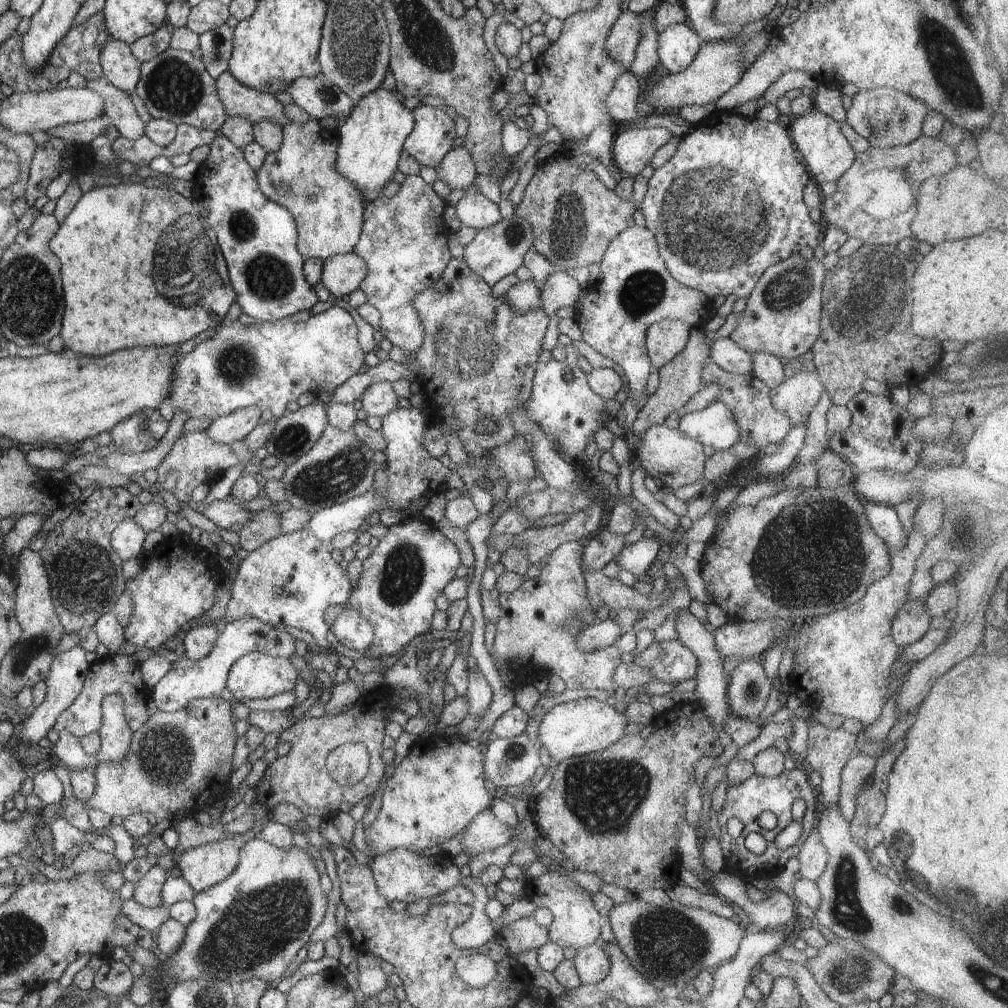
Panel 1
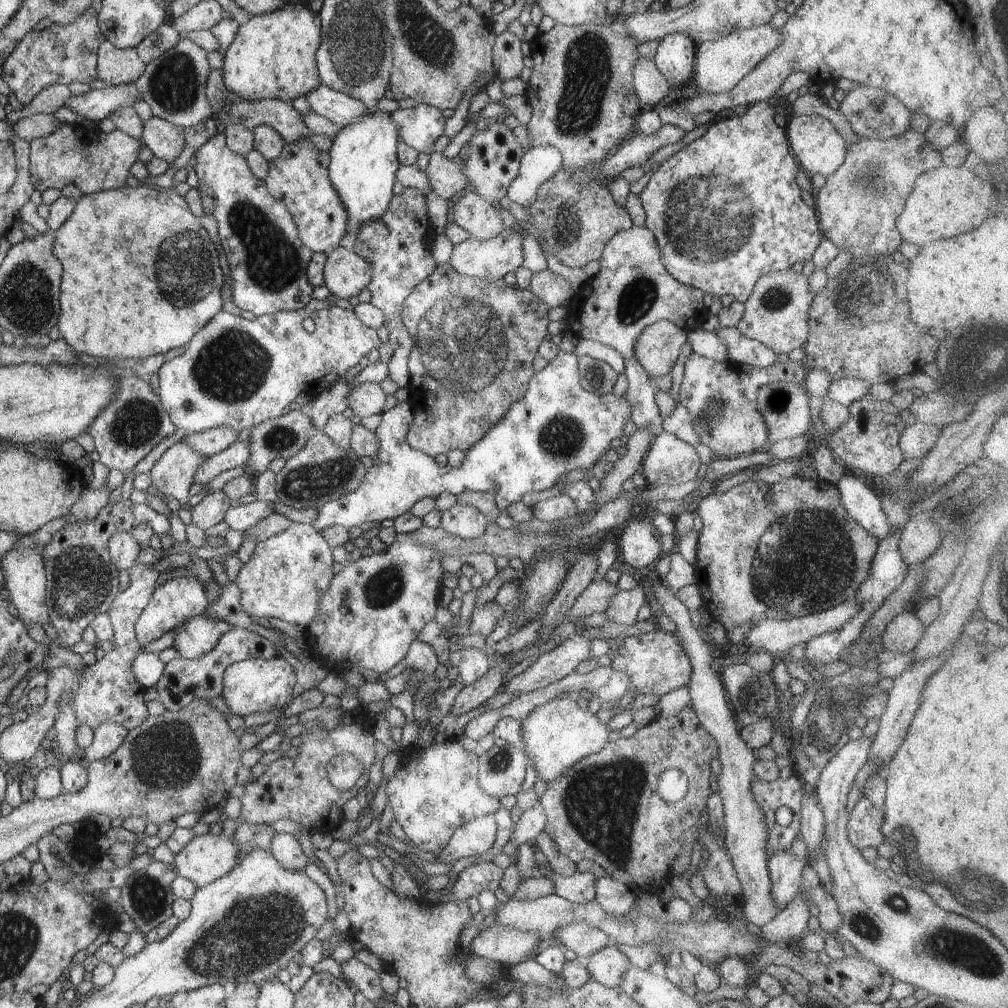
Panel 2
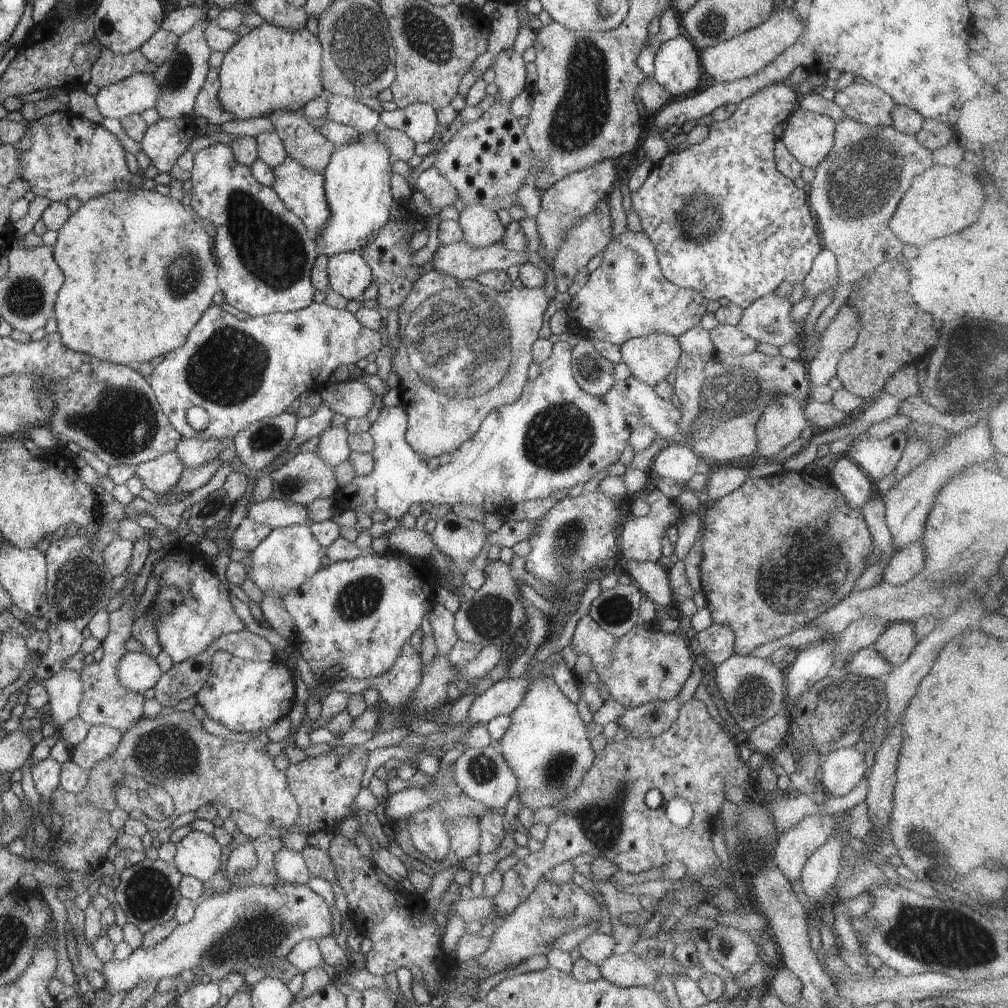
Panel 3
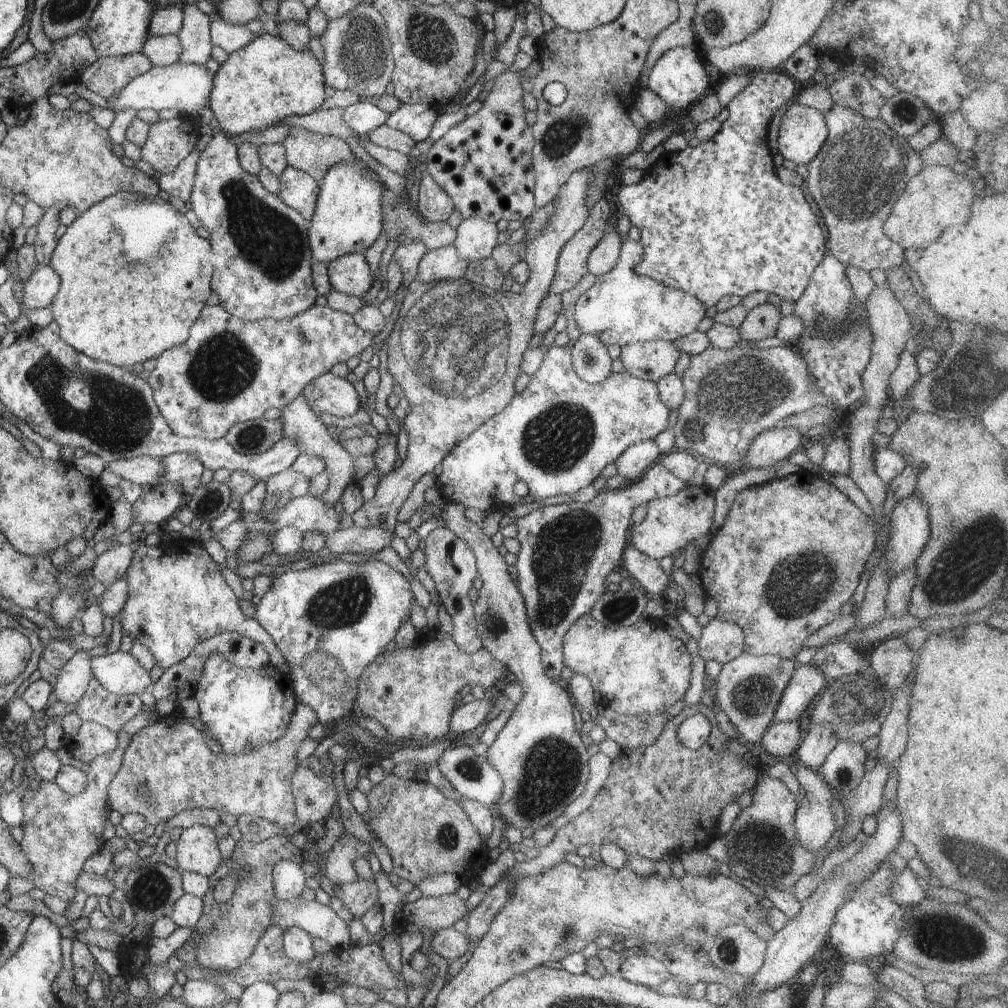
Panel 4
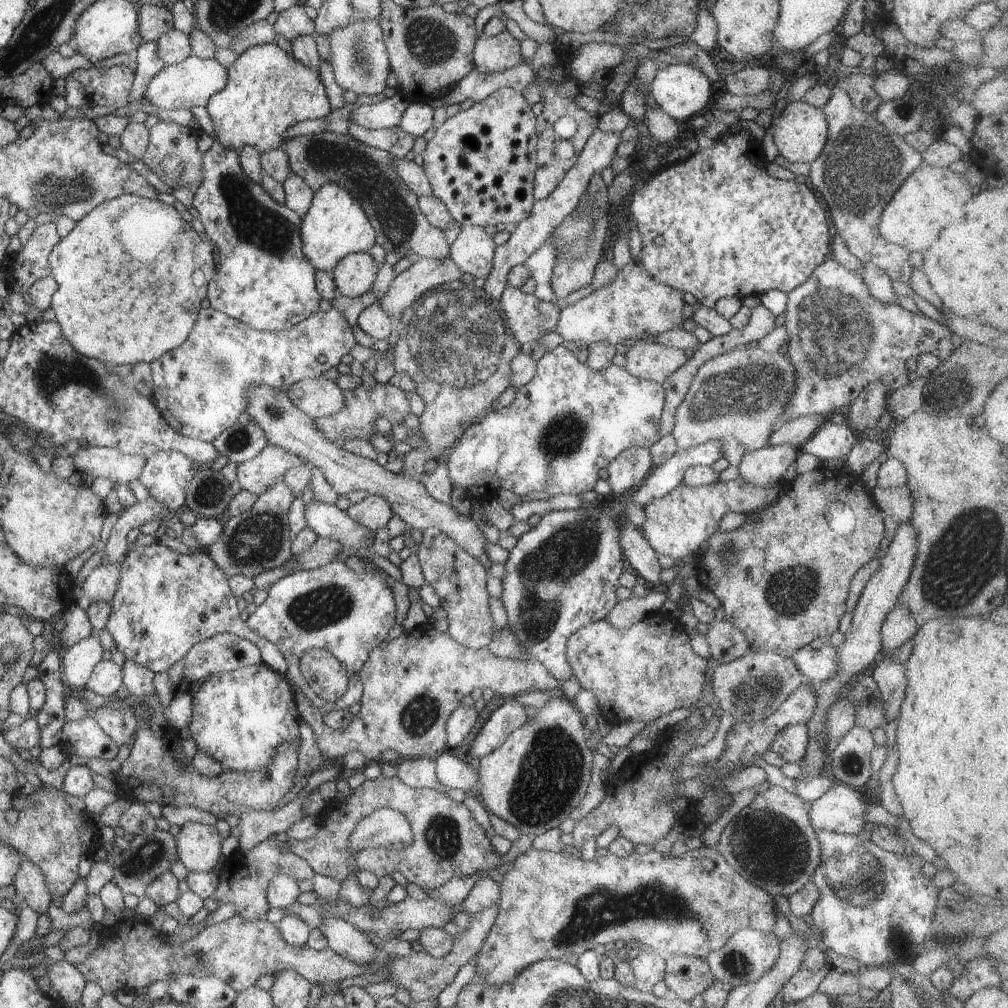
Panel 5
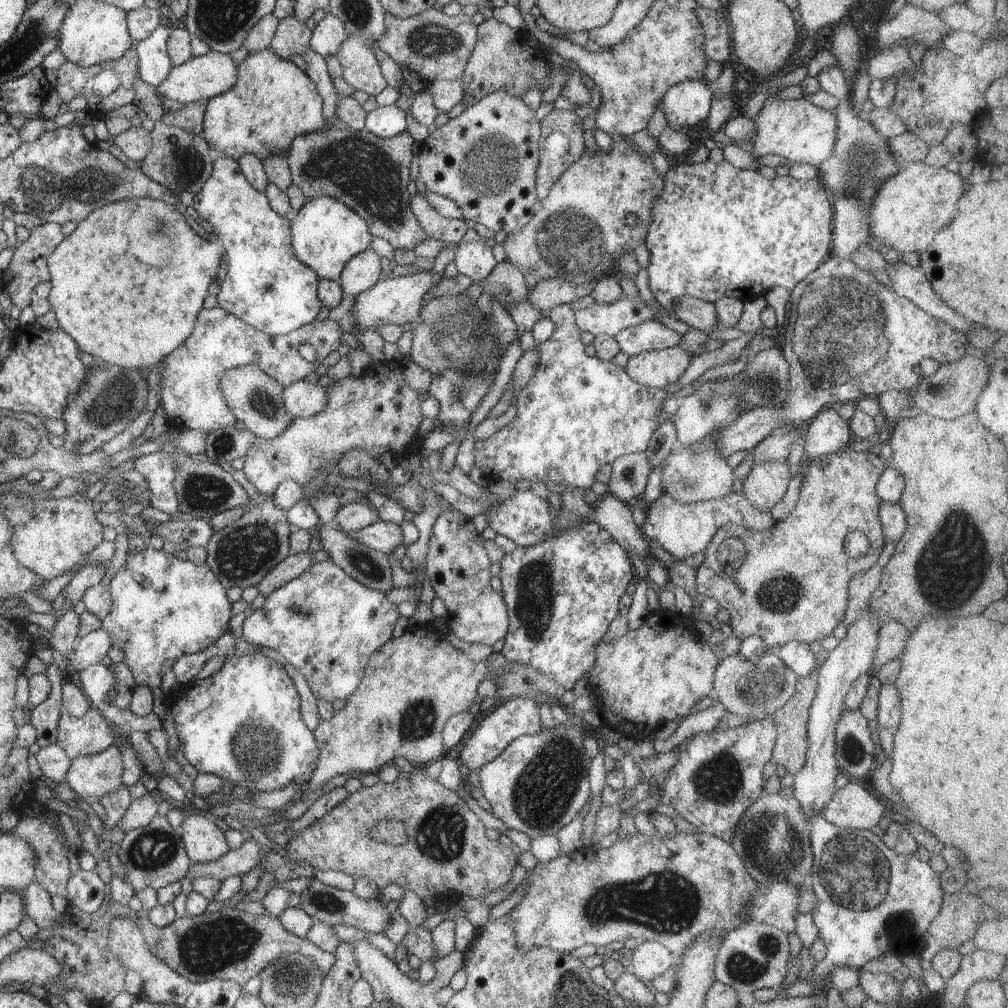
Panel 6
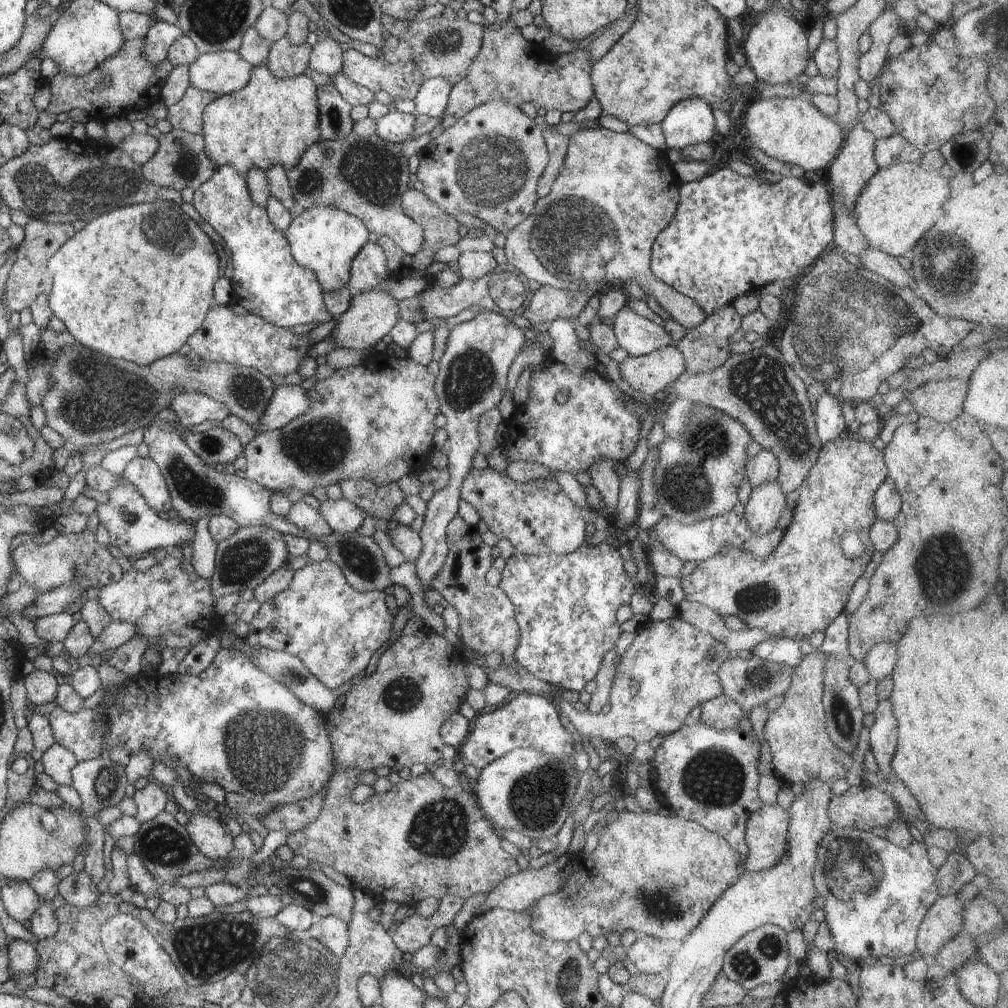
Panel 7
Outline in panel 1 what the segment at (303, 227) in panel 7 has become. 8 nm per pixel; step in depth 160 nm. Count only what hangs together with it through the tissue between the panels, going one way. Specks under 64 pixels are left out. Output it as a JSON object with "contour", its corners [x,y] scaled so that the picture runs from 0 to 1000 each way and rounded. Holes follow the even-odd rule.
{"contour":[[[380,85],[375,86],[371,91],[352,100],[349,111],[343,119],[336,124],[336,140],[334,145],[334,158],[332,167],[343,179],[353,184],[360,192],[365,192],[373,188],[376,192],[382,188],[382,185],[390,179],[390,173],[394,170],[394,163],[398,151],[402,145],[406,133],[411,127],[411,116],[408,108],[400,104],[399,98],[394,91],[387,91]]]}

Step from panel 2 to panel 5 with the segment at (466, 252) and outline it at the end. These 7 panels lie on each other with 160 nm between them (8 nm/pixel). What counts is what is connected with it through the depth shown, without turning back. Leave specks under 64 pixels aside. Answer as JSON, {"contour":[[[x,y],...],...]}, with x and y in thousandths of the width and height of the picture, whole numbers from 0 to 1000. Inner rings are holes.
{"contour":[[[417,255],[407,266],[390,276],[385,288],[375,298],[379,308],[392,319],[400,310],[426,288],[437,286],[448,278],[456,278],[459,270],[448,257],[433,258]]]}

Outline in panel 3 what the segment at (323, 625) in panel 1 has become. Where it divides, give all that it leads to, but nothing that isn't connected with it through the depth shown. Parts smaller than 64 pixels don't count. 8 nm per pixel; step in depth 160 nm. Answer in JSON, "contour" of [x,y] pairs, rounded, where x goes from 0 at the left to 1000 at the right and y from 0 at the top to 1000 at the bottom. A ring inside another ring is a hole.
{"contour":[[[302,521],[274,523],[248,548],[250,560],[245,565],[244,573],[252,576],[261,588],[266,587],[282,597],[285,587],[298,583],[304,574],[319,563],[319,554],[322,551],[323,545],[313,538],[308,523]]]}

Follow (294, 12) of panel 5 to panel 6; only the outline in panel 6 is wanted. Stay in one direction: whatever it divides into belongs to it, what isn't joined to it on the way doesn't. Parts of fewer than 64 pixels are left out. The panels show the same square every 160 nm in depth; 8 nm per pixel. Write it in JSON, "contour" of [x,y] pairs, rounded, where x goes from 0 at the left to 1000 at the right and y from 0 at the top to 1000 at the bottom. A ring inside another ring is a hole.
{"contour":[[[290,15],[278,21],[270,39],[268,50],[282,59],[286,59],[292,54],[301,56],[307,48],[308,39],[309,31],[304,23],[296,22]]]}

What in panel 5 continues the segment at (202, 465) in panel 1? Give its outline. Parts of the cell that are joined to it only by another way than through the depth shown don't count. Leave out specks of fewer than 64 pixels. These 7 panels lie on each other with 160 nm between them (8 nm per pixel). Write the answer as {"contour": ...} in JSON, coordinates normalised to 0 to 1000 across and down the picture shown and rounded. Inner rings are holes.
{"contour":[[[91,441],[79,444],[70,453],[75,467],[123,481],[138,474],[145,456],[141,451],[122,451],[117,445]]]}

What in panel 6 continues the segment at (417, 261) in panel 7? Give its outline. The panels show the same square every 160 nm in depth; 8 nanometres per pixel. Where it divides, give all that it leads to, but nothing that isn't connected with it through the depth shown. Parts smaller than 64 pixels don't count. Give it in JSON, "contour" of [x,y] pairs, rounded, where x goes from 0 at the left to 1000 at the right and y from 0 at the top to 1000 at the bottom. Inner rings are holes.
{"contour":[[[409,190],[406,205],[425,235],[449,242],[457,239],[466,228],[458,217],[439,215],[421,193],[414,190]]]}

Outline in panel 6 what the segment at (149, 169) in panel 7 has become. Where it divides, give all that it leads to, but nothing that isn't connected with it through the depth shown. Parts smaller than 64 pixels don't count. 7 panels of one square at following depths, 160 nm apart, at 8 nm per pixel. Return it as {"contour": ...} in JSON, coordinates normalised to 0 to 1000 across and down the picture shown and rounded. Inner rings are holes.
{"contour":[[[159,119],[153,124],[150,131],[151,147],[145,157],[137,163],[139,169],[157,183],[171,188],[173,190],[199,190],[206,175],[212,173],[212,161],[217,156],[217,151],[204,143],[199,133],[190,133],[187,130],[166,124]],[[185,163],[185,169],[181,169]]]}

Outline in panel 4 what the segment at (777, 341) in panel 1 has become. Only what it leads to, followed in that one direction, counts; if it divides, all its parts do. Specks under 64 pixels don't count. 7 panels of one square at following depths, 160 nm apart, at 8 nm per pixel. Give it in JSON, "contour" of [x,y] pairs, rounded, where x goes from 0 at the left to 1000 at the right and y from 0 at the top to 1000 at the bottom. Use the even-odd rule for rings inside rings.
{"contour":[[[760,301],[743,309],[733,324],[734,333],[738,337],[752,339],[770,333],[770,327],[776,317],[774,305]]]}

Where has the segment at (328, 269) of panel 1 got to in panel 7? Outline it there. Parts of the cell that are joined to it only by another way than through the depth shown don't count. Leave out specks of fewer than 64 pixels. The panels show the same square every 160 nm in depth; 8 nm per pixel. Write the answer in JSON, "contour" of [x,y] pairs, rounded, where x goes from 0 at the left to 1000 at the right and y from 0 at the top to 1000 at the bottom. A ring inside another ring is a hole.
{"contour":[[[365,239],[348,260],[348,275],[345,281],[359,289],[365,289],[383,276],[385,267],[381,248],[373,241]]]}

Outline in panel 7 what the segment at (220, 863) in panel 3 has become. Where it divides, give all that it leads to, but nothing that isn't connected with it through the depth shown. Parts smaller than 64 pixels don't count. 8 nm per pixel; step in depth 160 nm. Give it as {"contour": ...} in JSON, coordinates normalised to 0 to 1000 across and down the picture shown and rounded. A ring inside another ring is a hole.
{"contour":[[[202,805],[189,808],[184,820],[195,842],[211,854],[225,850],[233,841],[230,828],[213,808]]]}

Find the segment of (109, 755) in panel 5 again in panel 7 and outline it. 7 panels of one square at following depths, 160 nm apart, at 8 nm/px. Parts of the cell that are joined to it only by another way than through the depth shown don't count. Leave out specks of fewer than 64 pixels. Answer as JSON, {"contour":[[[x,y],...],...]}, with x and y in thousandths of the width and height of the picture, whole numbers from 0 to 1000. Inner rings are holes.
{"contour":[[[55,694],[51,697],[33,699],[33,708],[47,711],[55,736],[66,742],[78,755],[94,753],[102,746],[102,710],[104,701],[79,703],[70,707]]]}

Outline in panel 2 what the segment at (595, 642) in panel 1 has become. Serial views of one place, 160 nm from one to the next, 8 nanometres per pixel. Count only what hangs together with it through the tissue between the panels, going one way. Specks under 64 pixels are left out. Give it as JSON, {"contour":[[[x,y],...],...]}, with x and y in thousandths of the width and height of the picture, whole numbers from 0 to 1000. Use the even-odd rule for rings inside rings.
{"contour":[[[570,629],[565,635],[561,635],[551,644],[536,650],[517,669],[500,678],[497,687],[506,688],[524,688],[558,675],[565,668],[571,667],[574,657],[583,655],[584,641],[587,636]]]}

